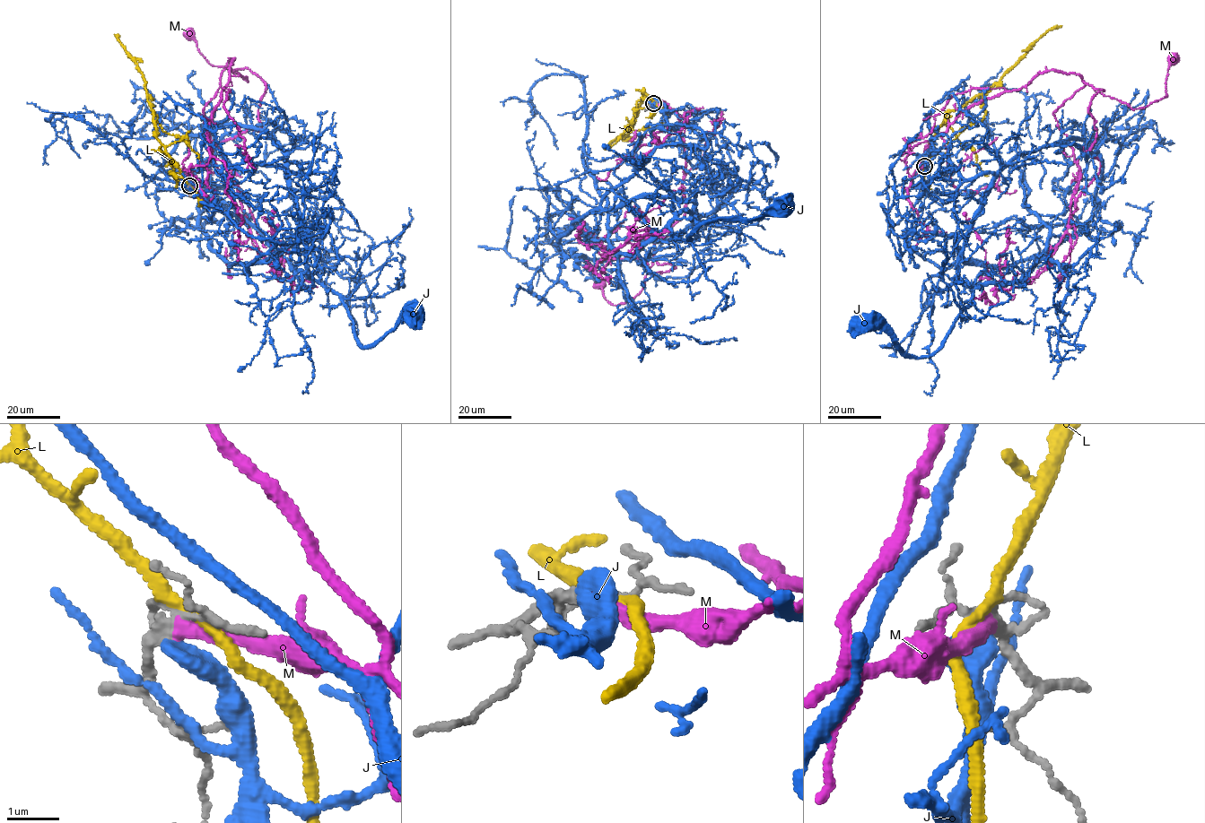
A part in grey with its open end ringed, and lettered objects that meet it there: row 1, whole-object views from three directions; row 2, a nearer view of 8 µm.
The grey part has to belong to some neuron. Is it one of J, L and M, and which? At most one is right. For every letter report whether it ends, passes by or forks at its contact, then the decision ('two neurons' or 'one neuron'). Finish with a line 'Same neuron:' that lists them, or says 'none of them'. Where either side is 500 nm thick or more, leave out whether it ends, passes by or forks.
J: it ends; two neurons
L: it passes by; two neurons
M: it ends; one neuron
Same neuron: M

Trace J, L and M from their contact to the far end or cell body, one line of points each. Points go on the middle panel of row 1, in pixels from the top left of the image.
J: (653, 103), (706, 141), (711, 179), (671, 221), (676, 238), (786, 203)
L: (654, 104), (648, 94), (643, 94), (626, 134), (616, 137), (604, 149)
M: (654, 103), (661, 100), (681, 116), (684, 216), (655, 242), (639, 293), (611, 305), (600, 285)

